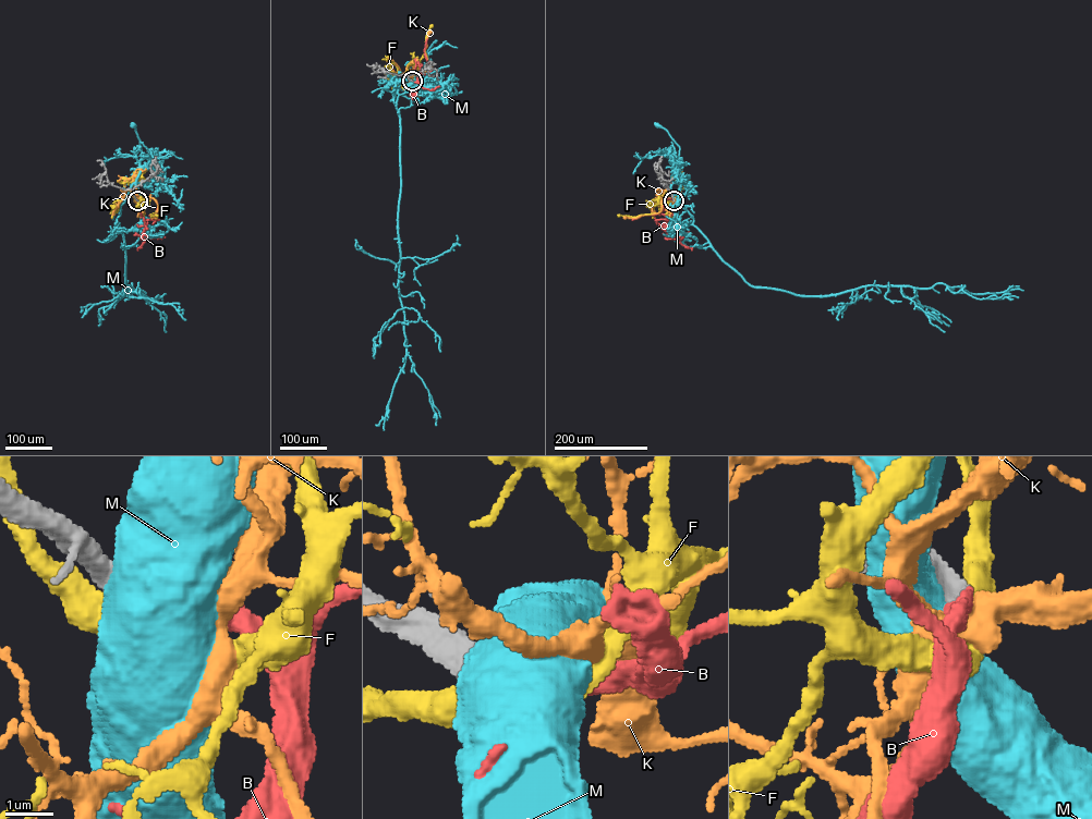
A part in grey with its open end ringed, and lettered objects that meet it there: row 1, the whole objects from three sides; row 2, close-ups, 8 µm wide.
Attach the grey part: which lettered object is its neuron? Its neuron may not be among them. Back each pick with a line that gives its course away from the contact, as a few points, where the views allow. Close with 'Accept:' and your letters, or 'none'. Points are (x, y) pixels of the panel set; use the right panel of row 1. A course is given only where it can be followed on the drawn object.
B: via (674, 200), (666, 223), (667, 237), (681, 239), (689, 232)
Accept: B

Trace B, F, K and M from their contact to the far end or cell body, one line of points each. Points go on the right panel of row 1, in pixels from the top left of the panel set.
B: (674, 200), (666, 223), (667, 237), (681, 239), (689, 232)
F: (674, 200), (664, 197), (657, 212), (619, 216)
K: (674, 200), (664, 197), (658, 212), (625, 218)
M: (674, 200), (671, 176), (679, 147), (657, 124)

